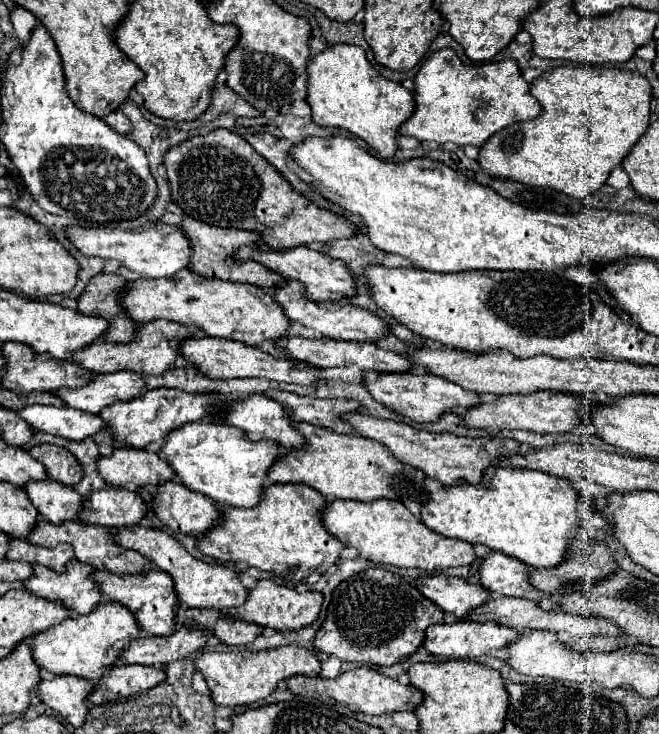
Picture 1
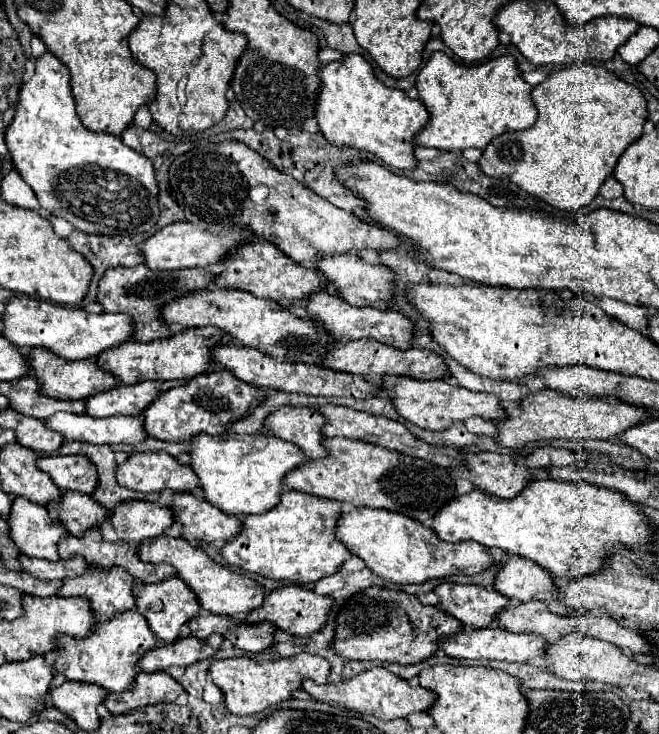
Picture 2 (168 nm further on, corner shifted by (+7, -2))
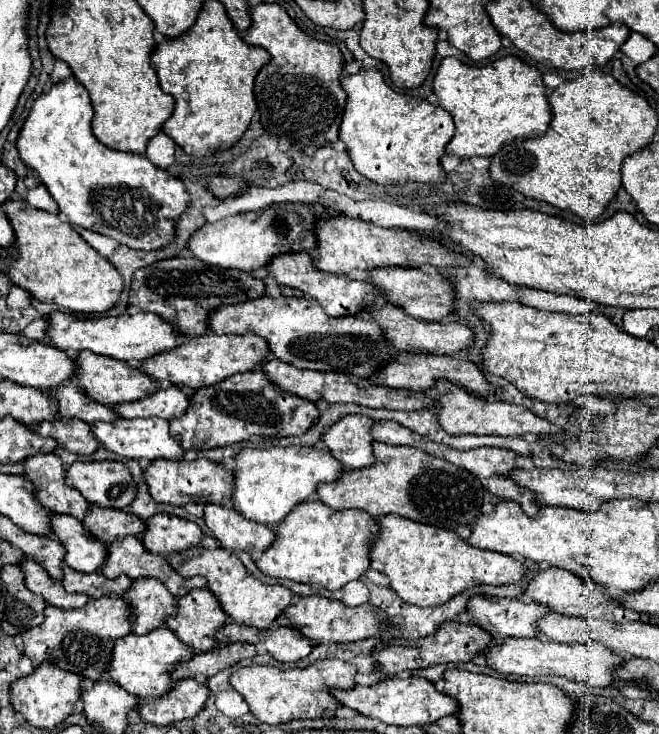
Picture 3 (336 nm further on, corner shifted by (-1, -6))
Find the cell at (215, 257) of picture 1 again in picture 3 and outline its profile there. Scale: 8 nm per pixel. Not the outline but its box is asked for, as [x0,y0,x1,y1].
[267,252,379,316]

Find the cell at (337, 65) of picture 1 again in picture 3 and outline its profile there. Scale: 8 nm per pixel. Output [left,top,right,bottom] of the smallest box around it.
[339,68,455,184]

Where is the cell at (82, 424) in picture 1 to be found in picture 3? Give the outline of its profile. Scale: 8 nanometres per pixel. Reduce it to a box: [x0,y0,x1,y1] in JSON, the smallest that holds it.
[91,418,183,460]

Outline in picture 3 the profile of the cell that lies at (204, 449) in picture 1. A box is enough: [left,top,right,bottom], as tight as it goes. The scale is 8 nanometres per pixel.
[233,446,343,528]

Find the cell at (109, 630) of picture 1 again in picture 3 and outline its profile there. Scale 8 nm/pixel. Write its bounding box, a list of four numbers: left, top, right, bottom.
[107,626,191,700]

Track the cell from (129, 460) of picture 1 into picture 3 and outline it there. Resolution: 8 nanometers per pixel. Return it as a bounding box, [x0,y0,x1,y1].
[145,458,231,506]

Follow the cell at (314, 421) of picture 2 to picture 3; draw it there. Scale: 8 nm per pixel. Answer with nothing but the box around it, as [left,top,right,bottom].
[321,414,373,470]

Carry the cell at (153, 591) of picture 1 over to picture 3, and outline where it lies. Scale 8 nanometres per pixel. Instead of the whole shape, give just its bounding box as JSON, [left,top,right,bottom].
[165,588,227,652]

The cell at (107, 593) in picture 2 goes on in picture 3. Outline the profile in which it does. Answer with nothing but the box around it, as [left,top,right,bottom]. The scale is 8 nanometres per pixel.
[121,578,175,634]

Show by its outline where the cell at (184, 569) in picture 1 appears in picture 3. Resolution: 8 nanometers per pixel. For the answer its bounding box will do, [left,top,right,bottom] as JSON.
[169,548,293,628]

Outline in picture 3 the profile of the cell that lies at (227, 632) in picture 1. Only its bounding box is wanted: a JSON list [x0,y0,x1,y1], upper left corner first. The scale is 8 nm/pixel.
[263,628,315,662]

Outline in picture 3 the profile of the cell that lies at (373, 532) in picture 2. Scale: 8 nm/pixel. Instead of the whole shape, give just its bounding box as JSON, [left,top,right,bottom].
[369,514,525,606]

